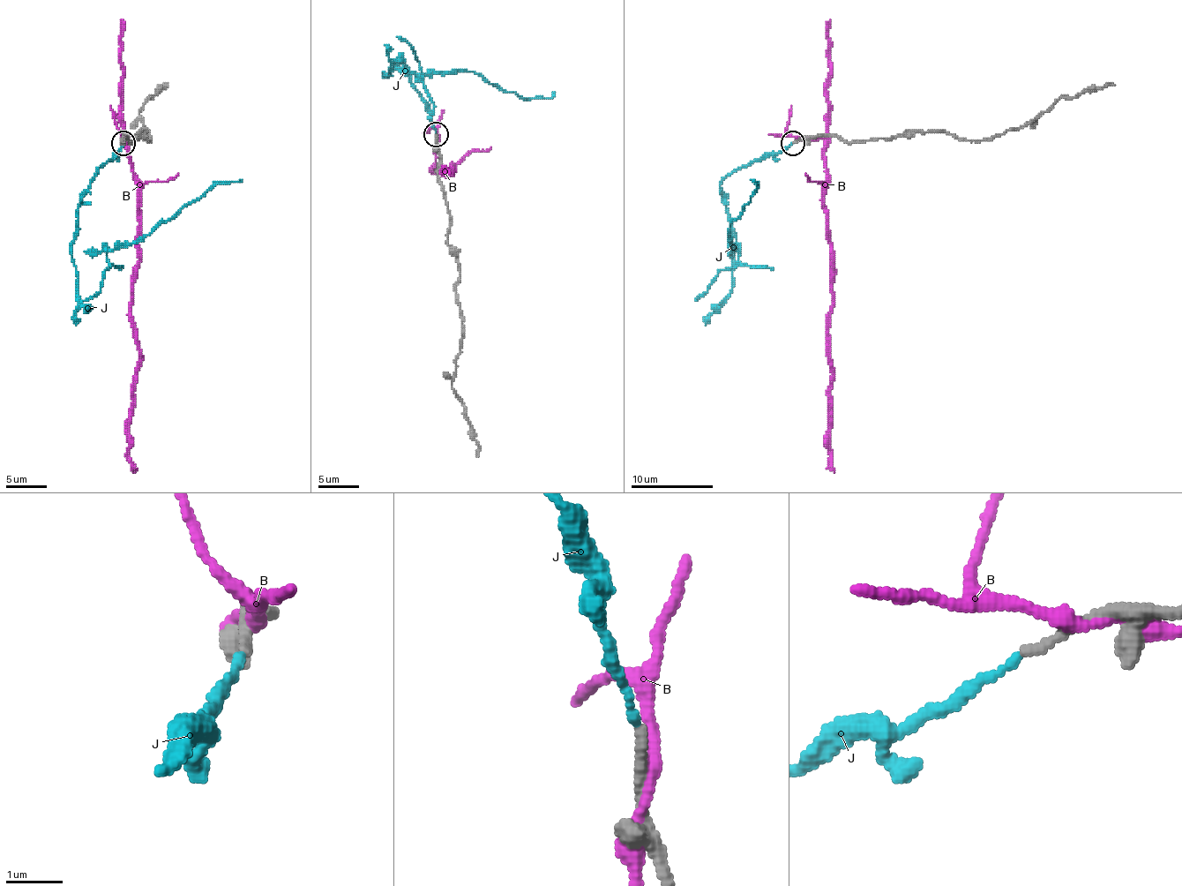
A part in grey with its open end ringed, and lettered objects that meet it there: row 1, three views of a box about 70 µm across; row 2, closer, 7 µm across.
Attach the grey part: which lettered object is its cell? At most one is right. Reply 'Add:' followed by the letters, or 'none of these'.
Add: none of these

